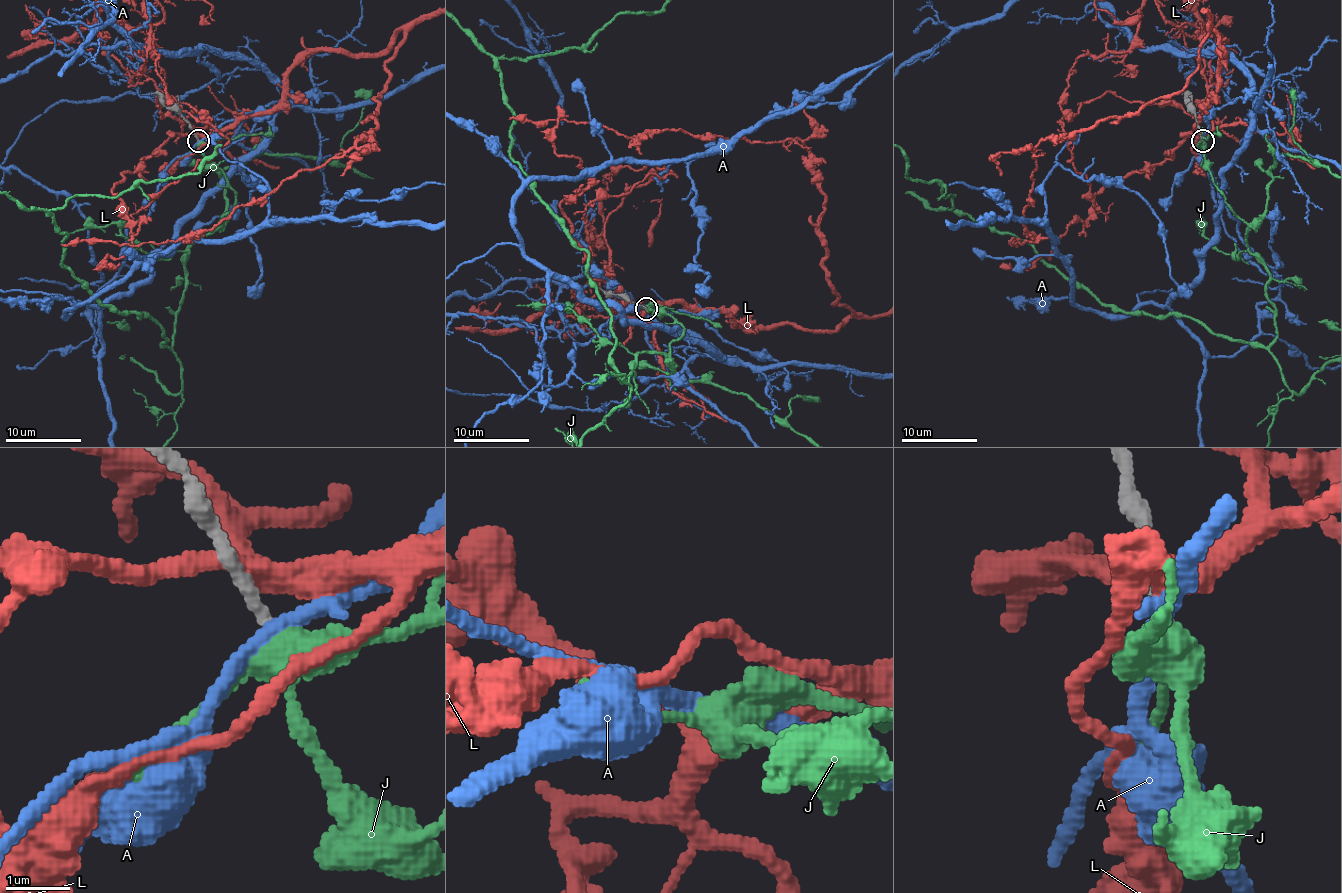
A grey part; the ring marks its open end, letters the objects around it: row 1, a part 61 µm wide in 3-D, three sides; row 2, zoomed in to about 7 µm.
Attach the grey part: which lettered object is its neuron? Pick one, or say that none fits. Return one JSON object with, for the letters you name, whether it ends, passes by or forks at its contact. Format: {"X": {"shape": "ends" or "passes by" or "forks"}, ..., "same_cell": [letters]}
{"J": {"shape": "forks"}, "same_cell": ["J"]}

